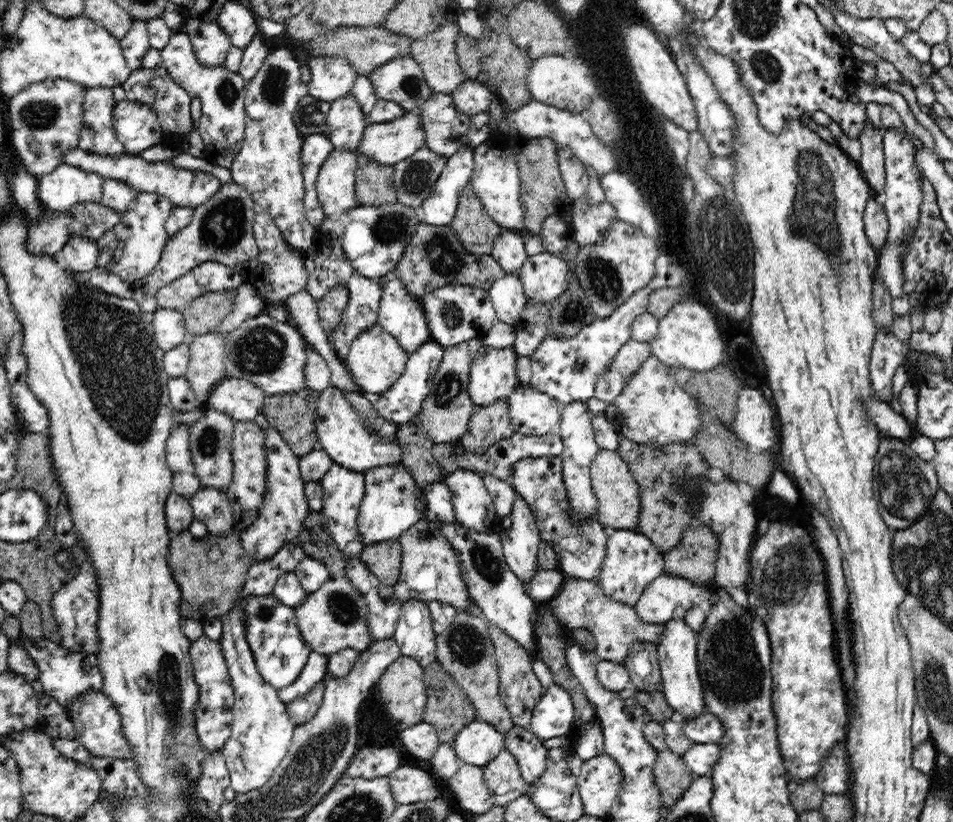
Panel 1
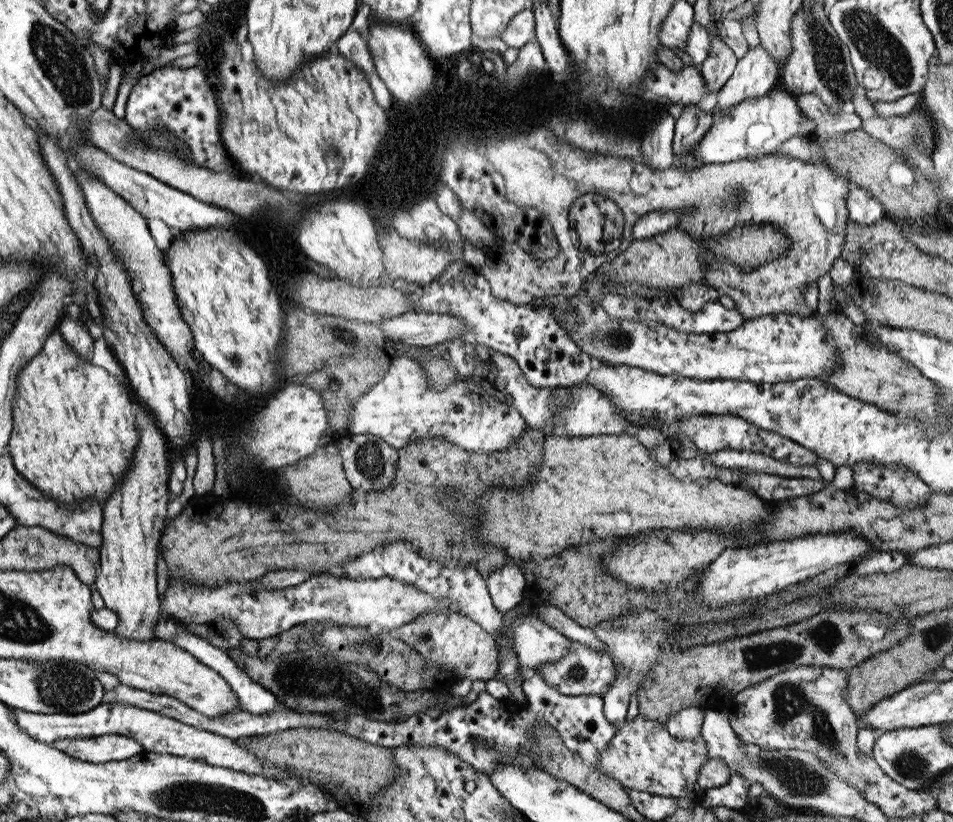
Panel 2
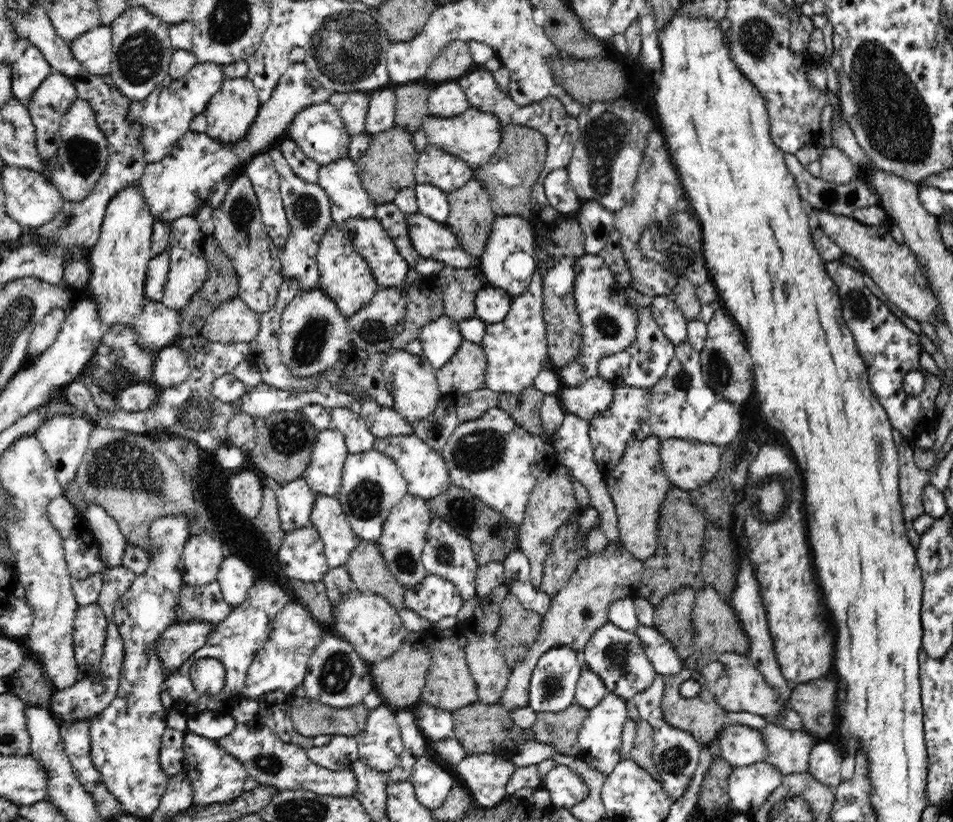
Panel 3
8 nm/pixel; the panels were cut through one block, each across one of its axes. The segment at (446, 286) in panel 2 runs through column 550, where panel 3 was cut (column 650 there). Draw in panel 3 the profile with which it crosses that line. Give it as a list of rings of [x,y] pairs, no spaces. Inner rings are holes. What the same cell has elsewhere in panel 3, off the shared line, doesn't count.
[[[650,306],[638,310],[638,334],[634,344],[624,348],[623,352],[605,357],[599,364],[599,376],[612,382],[615,388],[626,386],[630,388],[652,389],[664,374],[675,354],[675,344],[663,333],[652,316]]]

